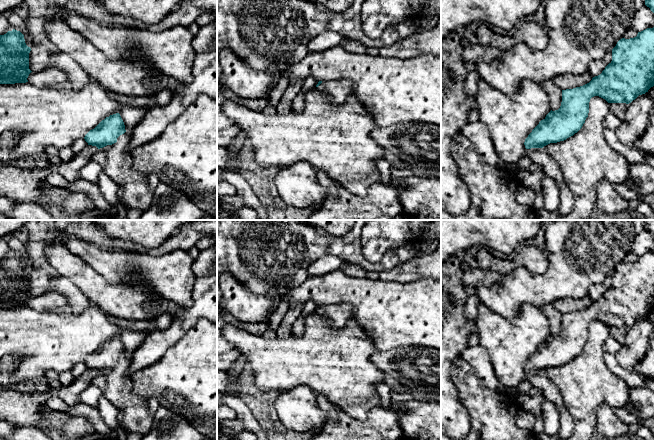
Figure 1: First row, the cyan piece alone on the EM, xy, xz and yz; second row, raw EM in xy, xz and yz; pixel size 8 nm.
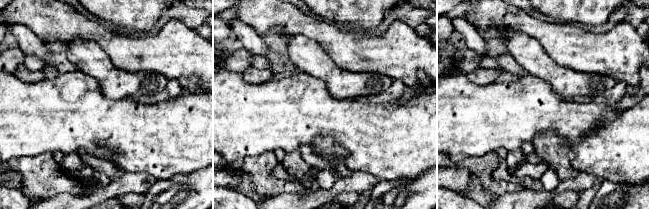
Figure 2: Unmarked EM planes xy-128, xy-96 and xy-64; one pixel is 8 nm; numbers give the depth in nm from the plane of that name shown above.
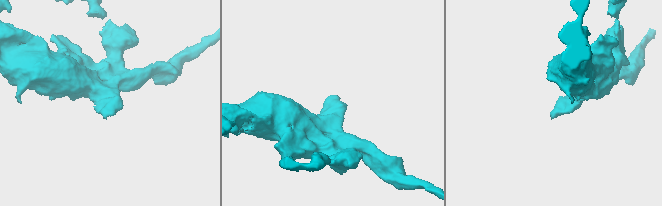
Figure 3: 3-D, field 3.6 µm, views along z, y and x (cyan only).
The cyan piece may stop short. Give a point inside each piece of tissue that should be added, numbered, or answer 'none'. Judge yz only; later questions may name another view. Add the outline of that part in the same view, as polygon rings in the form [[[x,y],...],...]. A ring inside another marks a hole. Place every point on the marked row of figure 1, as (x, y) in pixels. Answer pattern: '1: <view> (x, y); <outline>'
1: yz (538, 156); [[[543,148],[526,149],[526,156],[532,163],[539,165],[544,174],[552,179],[560,193],[560,203],[558,212],[567,215],[572,212],[574,207],[574,197],[566,184],[563,182],[559,166],[551,159]]]

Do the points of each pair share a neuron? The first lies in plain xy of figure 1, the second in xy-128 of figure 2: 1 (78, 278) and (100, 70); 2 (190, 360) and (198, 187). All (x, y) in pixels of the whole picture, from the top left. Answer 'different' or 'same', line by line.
1: same
2: different

